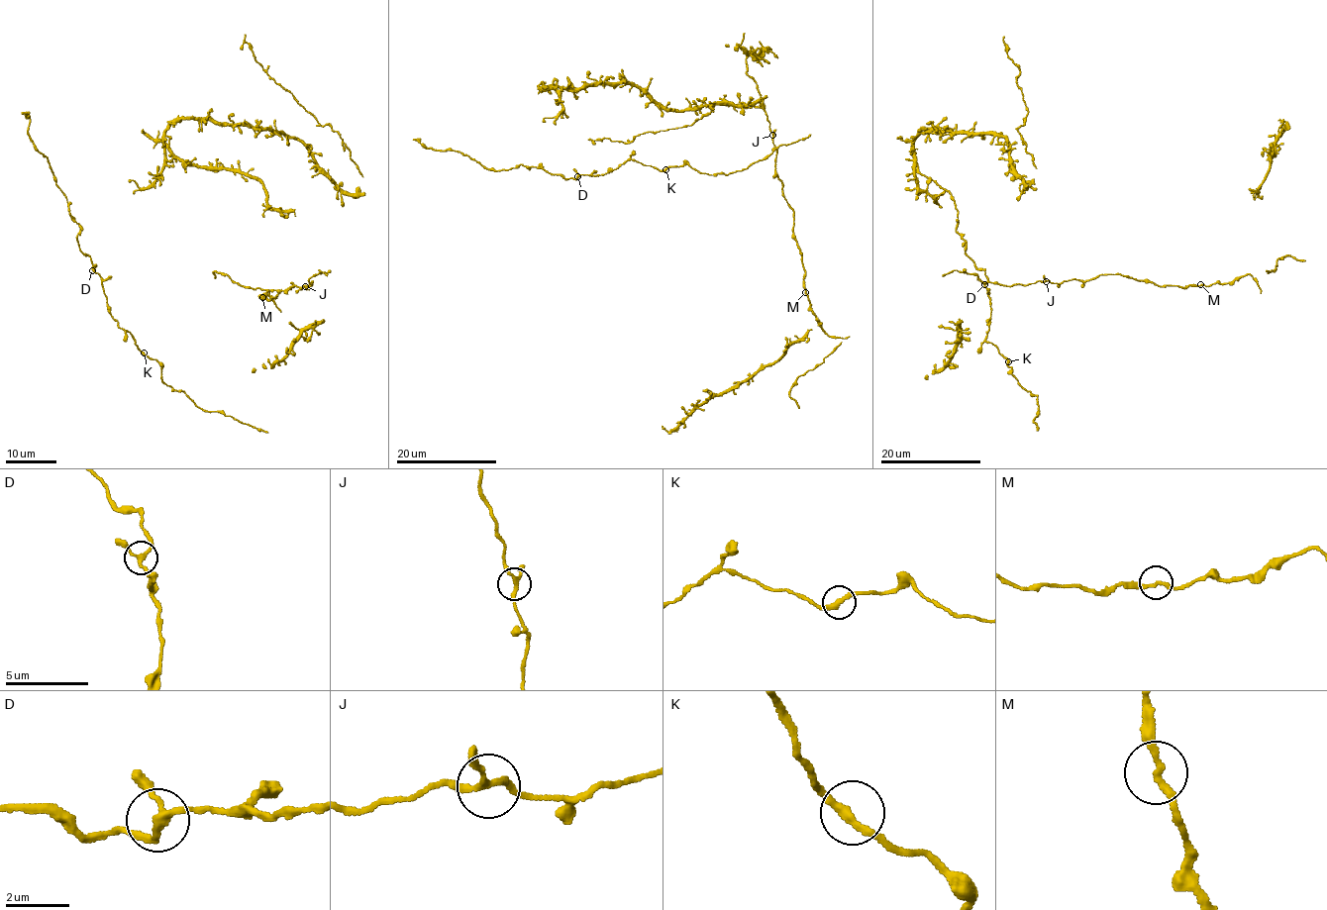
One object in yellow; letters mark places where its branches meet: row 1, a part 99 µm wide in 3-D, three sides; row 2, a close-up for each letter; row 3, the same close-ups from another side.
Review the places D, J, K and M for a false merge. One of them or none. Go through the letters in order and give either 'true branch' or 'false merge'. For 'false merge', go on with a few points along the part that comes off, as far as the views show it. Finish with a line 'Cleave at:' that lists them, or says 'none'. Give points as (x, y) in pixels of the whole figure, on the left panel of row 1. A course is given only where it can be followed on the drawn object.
D: true branch
J: true branch
K: true branch
M: true branch
Cleave at: none

